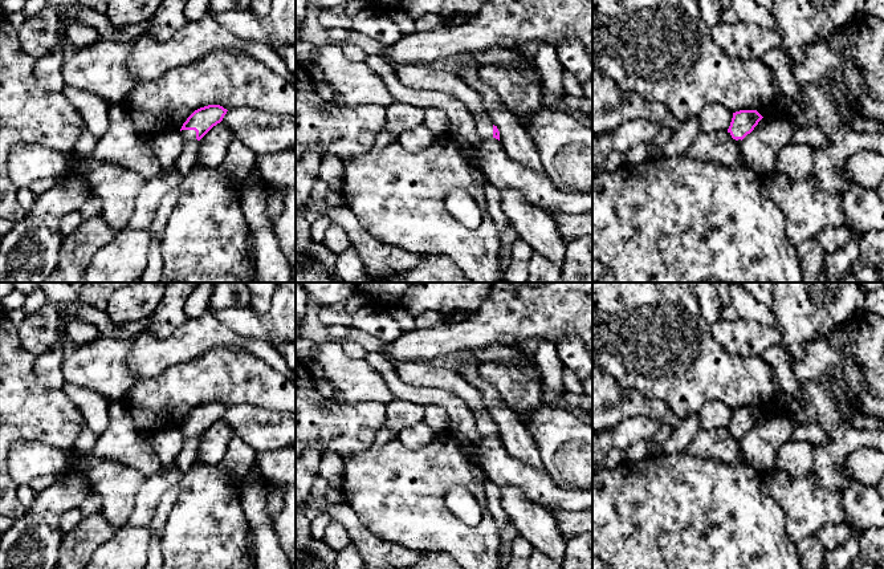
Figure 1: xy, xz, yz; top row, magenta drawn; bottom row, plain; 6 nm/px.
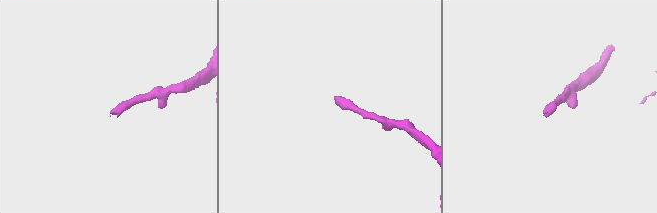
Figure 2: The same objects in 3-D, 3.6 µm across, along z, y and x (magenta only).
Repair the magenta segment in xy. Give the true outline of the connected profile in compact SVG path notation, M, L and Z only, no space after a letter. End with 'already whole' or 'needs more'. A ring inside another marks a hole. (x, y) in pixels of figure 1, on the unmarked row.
M208 402L195 407L180 426L184 440L193 436L200 438L213 423L223 418L227 409L220 402Z; needs more

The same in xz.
M473 411L476 428L481 438L496 435L500 438L500 428L488 411Z; needs more

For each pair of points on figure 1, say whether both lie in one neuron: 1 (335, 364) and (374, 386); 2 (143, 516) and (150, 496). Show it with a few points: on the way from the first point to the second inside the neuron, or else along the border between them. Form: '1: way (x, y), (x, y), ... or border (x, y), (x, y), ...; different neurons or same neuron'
1: way (345, 373), (357, 381), (365, 382); same neuron
2: way (143, 511), (145, 502); same neuron

